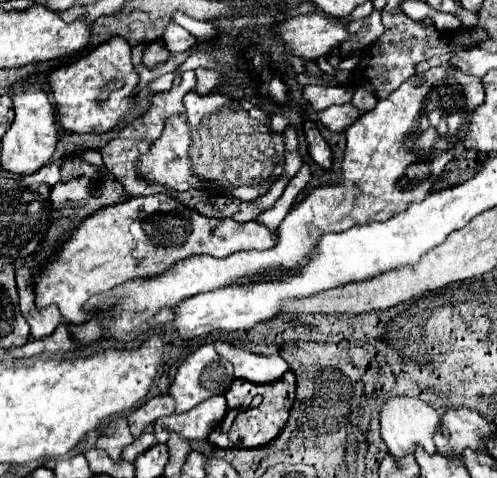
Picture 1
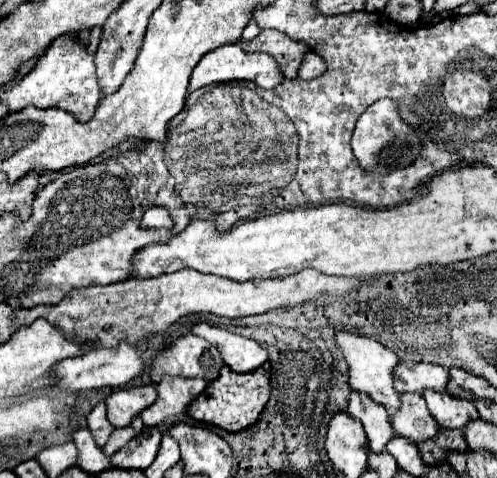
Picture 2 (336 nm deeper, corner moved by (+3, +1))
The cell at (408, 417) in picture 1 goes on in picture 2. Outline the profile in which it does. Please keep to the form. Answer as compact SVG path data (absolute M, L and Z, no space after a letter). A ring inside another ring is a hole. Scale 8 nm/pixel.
M338 331L336 343L342 349L342 353L348 361L348 367L350 367L350 387L360 393L364 391L374 403L384 405L386 411L390 415L394 415L400 409L400 395L394 389L394 369L398 365L398 357L390 349L380 345L378 341L360 337L360 335L354 335L348 331Z

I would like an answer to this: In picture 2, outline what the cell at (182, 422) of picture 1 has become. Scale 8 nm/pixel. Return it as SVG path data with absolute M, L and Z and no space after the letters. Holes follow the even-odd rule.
M162 379L156 385L158 401L140 413L144 425L156 427L180 413L186 415L190 403L206 389L206 385L204 379Z

